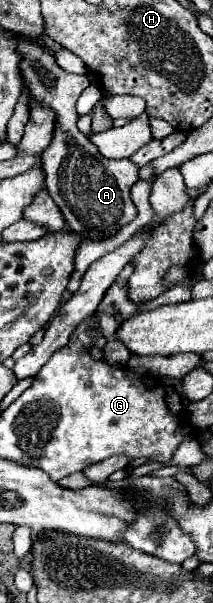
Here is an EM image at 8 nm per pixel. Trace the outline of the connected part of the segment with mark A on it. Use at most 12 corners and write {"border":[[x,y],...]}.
{"border":[[16,35],[24,85],[56,113],[46,189],[72,233],[102,241],[136,217],[138,167],[76,127],[86,75]]}

